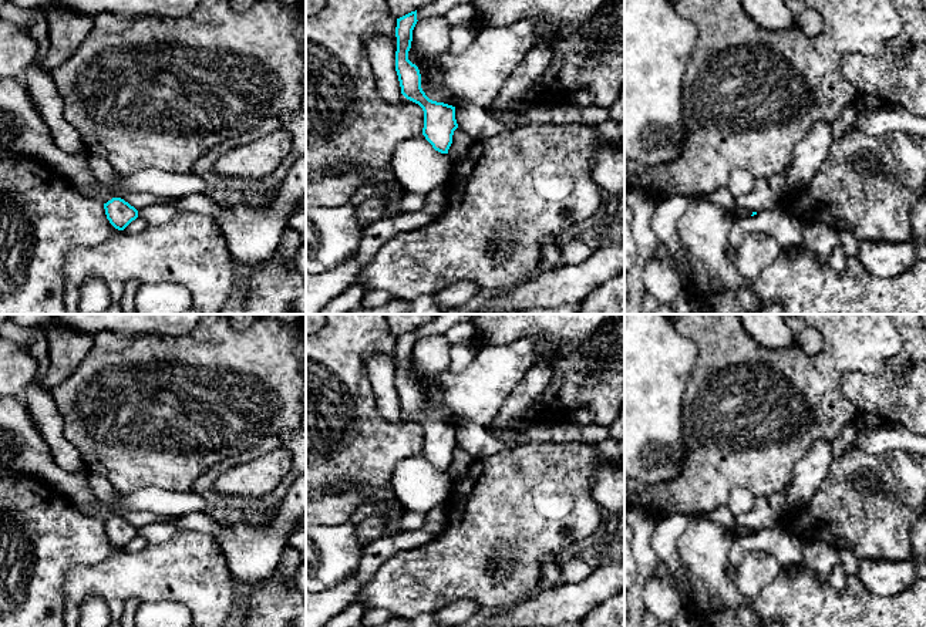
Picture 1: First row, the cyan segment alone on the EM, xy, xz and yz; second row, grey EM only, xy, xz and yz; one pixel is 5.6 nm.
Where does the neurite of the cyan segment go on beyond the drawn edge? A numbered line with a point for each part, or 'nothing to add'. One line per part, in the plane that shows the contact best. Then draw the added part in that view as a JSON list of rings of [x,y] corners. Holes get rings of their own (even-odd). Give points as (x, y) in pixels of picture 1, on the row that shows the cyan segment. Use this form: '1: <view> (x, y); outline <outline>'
nothing to add

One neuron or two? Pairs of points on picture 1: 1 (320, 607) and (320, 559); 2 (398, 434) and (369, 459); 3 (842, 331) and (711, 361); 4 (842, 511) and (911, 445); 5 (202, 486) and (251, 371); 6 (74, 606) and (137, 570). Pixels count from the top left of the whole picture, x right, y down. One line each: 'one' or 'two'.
1: two
2: one
3: one
4: two
5: two
6: one

